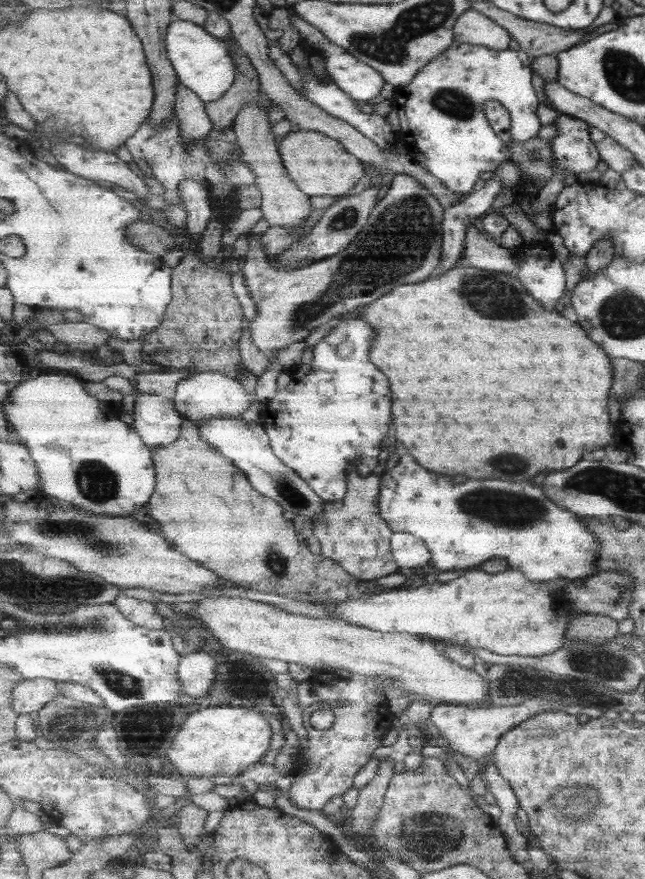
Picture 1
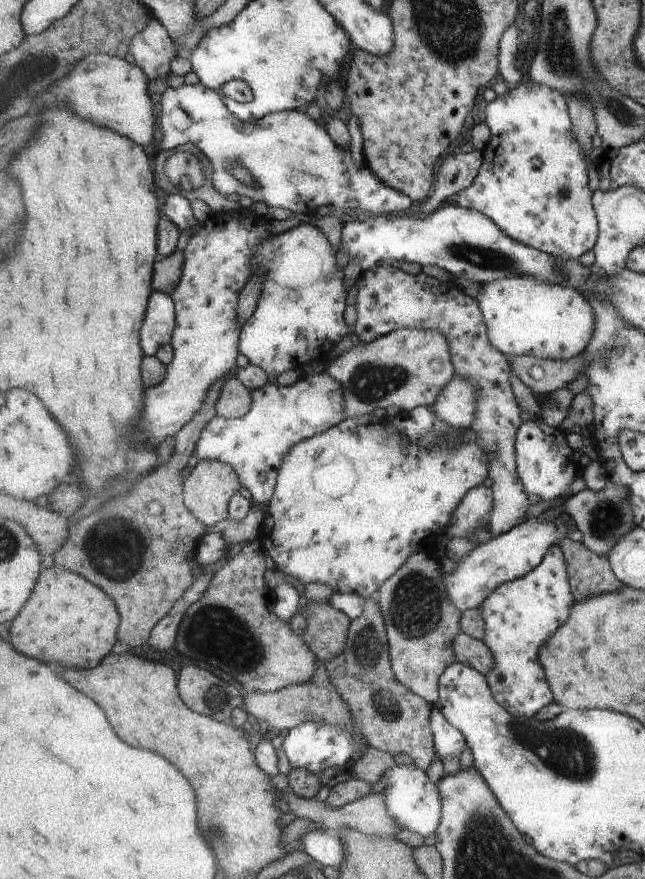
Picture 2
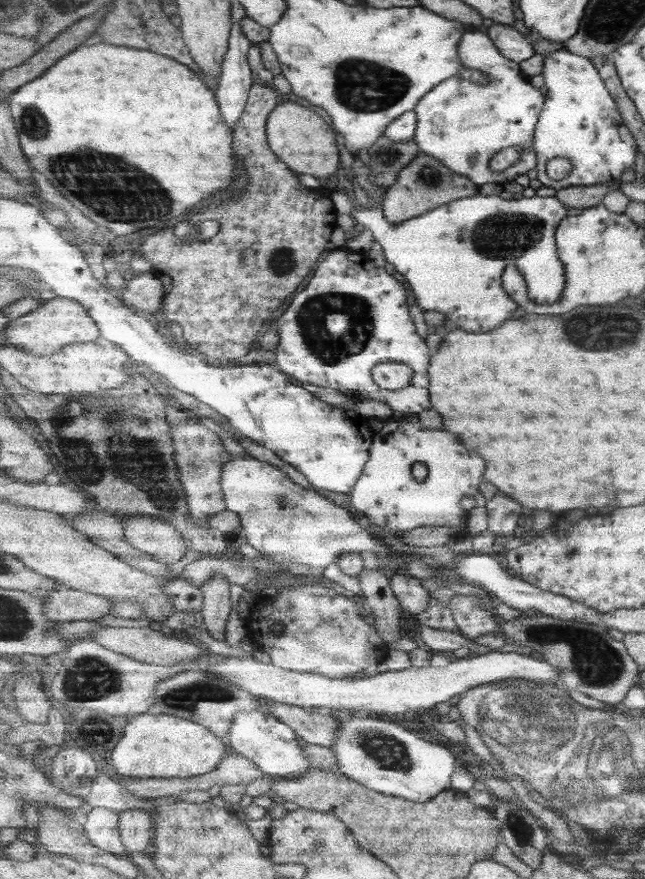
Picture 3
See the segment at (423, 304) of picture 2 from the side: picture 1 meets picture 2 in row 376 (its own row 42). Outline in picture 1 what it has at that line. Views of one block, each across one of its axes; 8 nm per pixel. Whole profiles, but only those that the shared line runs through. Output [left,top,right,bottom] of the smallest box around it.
[454,9,512,50]

